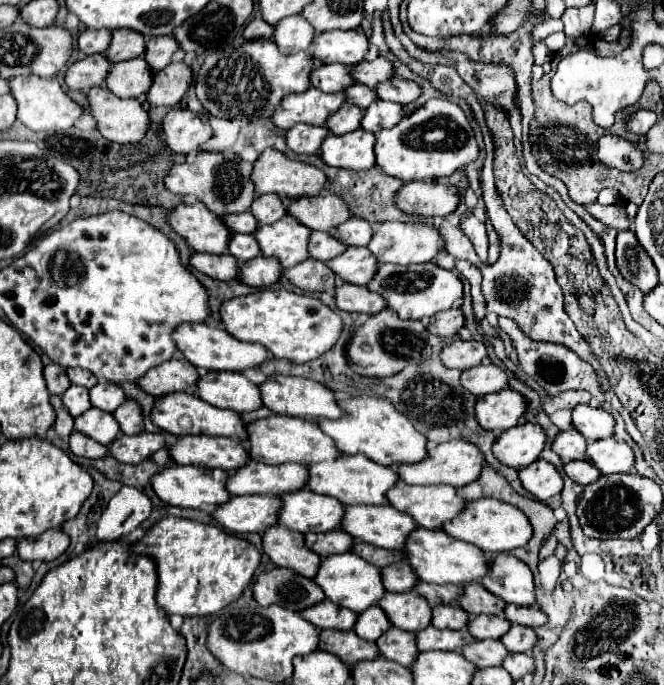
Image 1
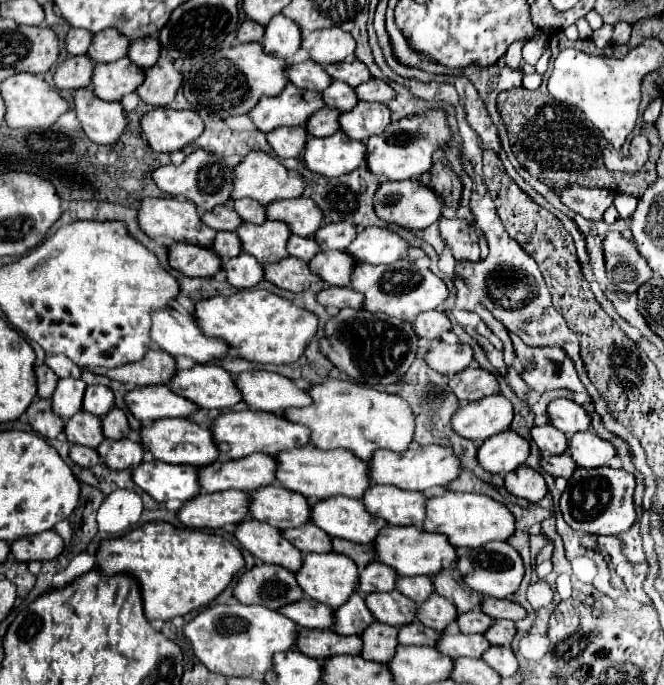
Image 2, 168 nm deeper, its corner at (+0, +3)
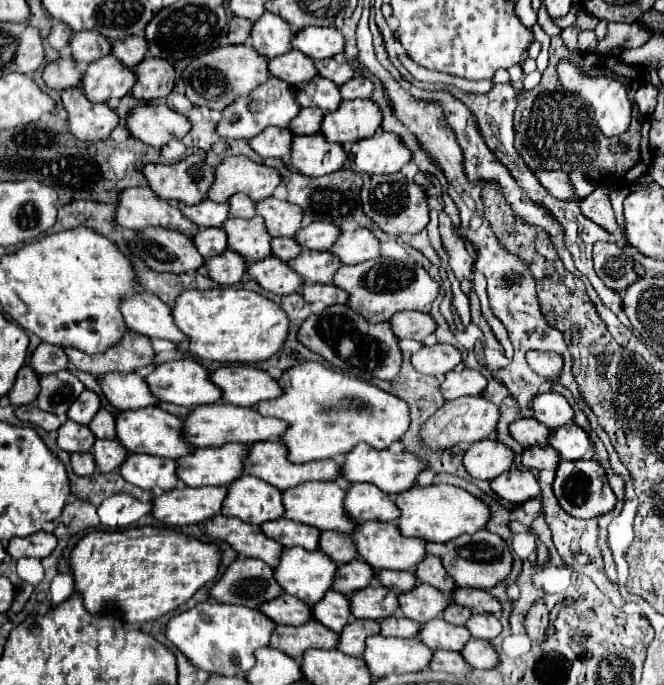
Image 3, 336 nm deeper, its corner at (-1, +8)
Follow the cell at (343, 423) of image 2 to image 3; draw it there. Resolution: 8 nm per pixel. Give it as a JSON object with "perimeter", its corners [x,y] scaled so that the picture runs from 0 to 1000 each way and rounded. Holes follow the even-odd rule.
{"perimeter":[[[459,528],[441,534],[441,540],[432,540],[429,549],[420,552],[420,561],[426,566],[426,581],[399,584],[390,587],[387,599],[399,607],[423,610],[435,616],[435,628],[429,631],[426,645],[435,654],[435,672],[438,674],[471,674],[471,672],[489,672],[489,669],[511,669],[520,666],[526,657],[532,657],[541,645],[553,645],[556,651],[577,657],[586,654],[595,642],[604,642],[604,636],[616,625],[616,593],[610,584],[550,558],[541,552],[526,552],[517,543],[505,543],[480,528]]]}

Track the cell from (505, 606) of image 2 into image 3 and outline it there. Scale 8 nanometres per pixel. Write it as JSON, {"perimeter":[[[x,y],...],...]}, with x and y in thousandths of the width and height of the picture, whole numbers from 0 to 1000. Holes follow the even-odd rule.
{"perimeter":[[[688,858],[679,870],[679,879],[703,885],[712,893],[721,891],[721,893],[736,893],[745,899],[755,899],[755,891],[758,891],[755,879],[742,867],[736,867],[733,861],[718,861],[718,858]]]}

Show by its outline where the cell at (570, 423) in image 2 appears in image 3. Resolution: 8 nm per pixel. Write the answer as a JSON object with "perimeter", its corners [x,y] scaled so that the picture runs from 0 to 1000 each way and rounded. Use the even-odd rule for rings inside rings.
{"perimeter":[[[821,572],[803,581],[803,610],[818,616],[821,622],[845,625],[866,613],[866,601],[854,581],[842,572]]]}

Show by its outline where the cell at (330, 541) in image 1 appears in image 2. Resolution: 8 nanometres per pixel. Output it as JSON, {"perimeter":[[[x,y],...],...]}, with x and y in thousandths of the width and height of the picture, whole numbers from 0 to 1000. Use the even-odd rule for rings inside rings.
{"perimeter":[[[461,764],[458,769],[446,769],[446,772],[434,772],[434,775],[422,775],[422,781],[428,787],[434,787],[443,799],[449,799],[455,807],[494,807],[500,804],[500,793],[497,784],[479,772],[470,764]]]}

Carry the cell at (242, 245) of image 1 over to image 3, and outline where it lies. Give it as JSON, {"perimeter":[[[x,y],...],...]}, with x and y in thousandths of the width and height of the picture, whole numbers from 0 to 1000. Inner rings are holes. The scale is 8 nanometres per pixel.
{"perimeter":[[[303,333],[294,347],[291,347],[297,365],[309,374],[309,377],[318,377],[318,374],[327,374],[333,371],[336,365],[342,365],[342,345],[339,345],[339,336],[336,333]]]}

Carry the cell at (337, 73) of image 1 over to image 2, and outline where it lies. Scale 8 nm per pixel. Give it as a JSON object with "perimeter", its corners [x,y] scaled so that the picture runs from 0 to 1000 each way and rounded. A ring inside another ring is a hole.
{"perimeter":[[[467,86],[455,92],[434,92],[431,109],[437,121],[443,121],[452,130],[464,130],[464,133],[488,133],[500,121],[491,104]]]}

